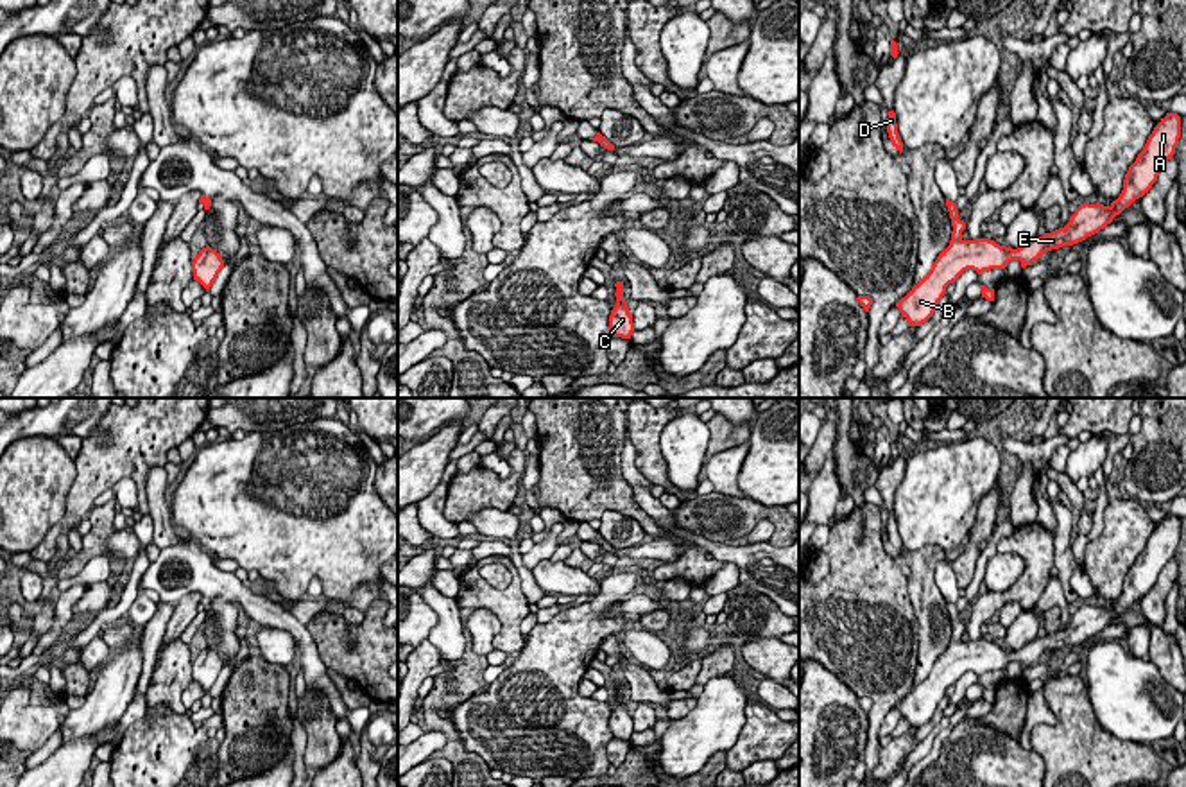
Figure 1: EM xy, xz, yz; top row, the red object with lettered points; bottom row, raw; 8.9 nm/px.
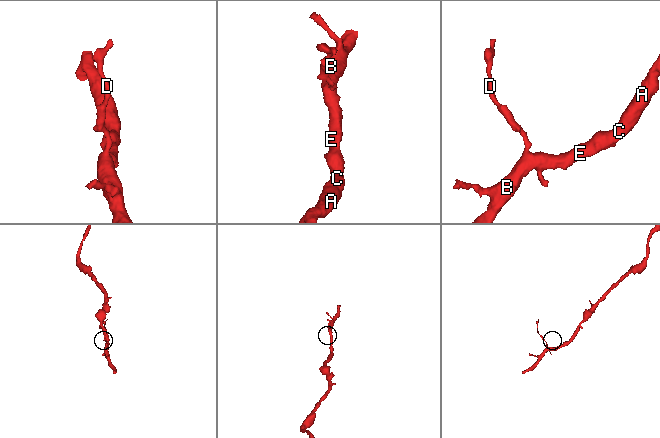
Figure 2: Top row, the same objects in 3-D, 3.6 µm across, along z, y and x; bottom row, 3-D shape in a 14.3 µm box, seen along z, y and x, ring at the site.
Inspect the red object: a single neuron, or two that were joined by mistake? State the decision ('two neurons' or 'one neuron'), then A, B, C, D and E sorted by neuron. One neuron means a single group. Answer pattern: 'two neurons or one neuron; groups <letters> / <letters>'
two neurons; groups A B C E / D

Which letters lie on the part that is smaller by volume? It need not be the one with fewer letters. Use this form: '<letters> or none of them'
D

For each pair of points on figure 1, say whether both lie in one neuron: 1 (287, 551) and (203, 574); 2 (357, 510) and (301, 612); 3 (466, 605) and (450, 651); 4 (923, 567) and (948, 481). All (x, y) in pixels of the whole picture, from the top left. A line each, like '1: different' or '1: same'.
1: different
2: different
3: different
4: different

